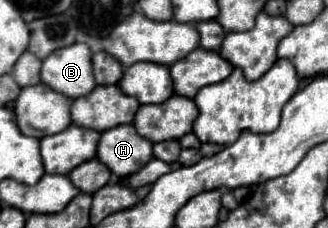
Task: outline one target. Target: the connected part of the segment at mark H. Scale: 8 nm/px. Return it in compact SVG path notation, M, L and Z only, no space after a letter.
M118 125L100 135L96 157L118 177L128 177L152 159L152 143L140 137L134 125Z

